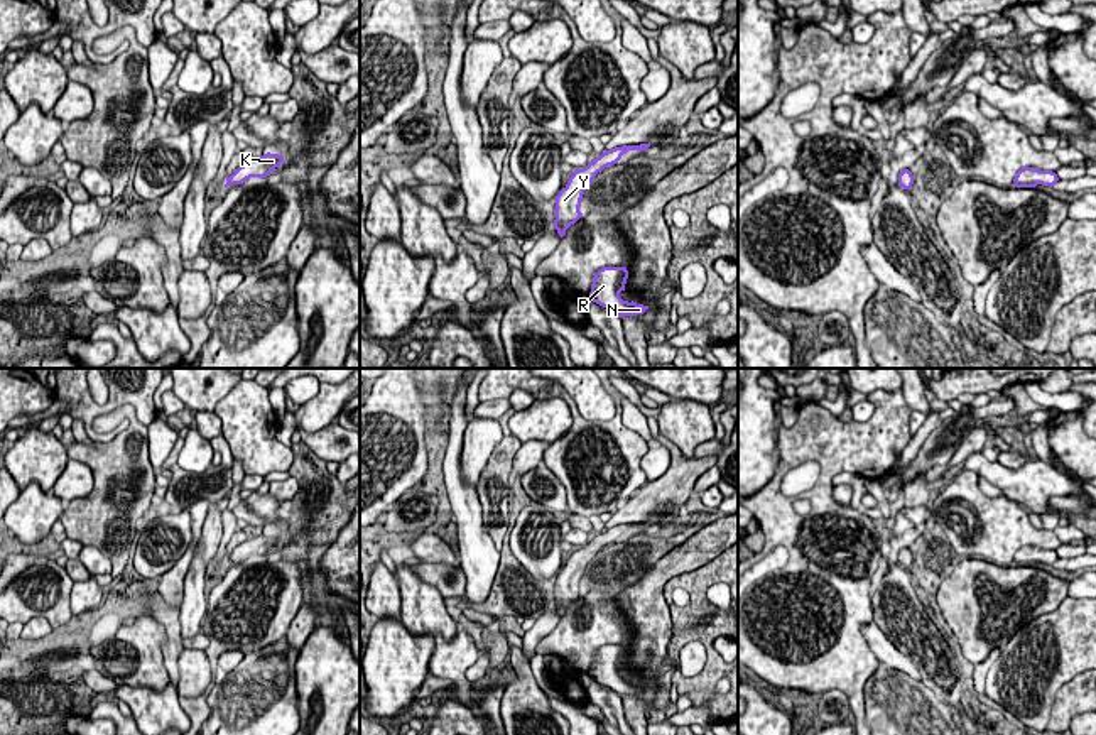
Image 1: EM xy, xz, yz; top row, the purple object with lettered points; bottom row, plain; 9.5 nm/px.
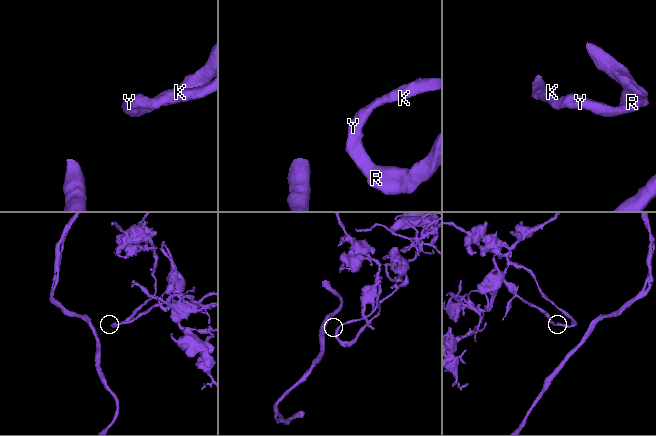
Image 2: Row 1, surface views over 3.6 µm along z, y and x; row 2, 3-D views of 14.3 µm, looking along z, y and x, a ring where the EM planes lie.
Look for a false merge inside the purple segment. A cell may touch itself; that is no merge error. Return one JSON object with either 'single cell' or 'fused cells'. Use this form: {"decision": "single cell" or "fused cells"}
{"decision": "single cell"}

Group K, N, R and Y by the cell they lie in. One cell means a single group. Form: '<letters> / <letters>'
K N R Y

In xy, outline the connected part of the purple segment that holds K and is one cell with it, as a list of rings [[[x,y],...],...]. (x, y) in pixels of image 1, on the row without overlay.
[[[270,531],[263,532],[262,536],[248,537],[230,556],[226,556],[225,566],[231,563],[243,563],[250,556],[267,556],[282,541],[284,534]]]

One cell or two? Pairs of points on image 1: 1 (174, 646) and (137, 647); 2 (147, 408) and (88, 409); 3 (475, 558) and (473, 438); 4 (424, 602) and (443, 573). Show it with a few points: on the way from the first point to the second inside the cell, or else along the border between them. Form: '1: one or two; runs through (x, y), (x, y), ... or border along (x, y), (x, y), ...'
1: two; border along (152, 615), (164, 629), (162, 664), (171, 680)
2: one; runs through (132, 397), (117, 397), (103, 409)
3: two; border along (463, 446), (461, 475), (475, 489)
4: two; border along (409, 566), (443, 598)

